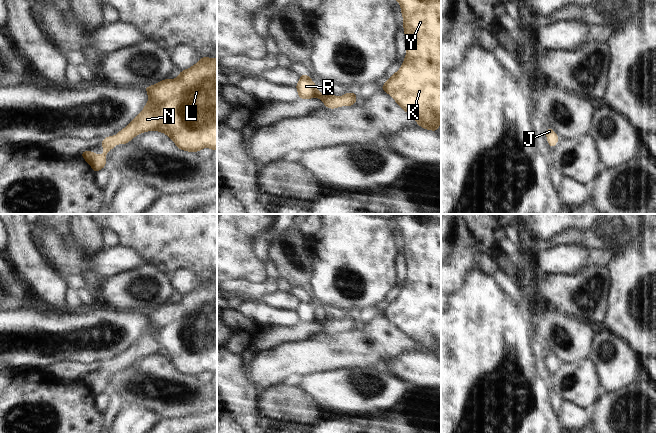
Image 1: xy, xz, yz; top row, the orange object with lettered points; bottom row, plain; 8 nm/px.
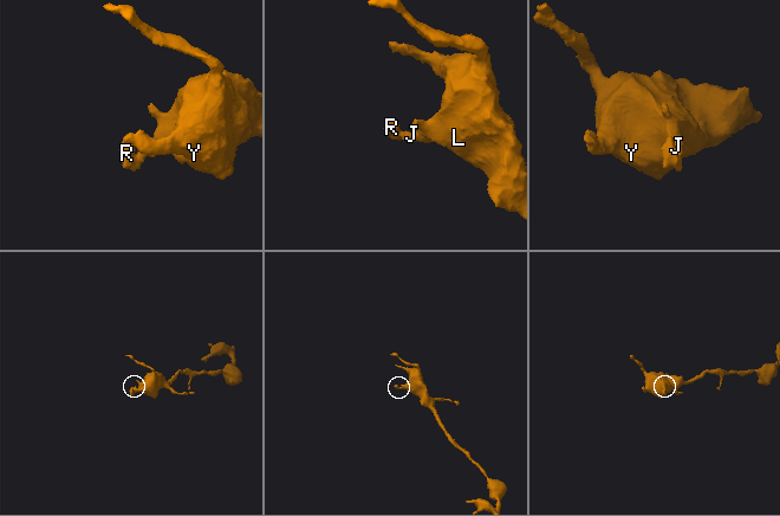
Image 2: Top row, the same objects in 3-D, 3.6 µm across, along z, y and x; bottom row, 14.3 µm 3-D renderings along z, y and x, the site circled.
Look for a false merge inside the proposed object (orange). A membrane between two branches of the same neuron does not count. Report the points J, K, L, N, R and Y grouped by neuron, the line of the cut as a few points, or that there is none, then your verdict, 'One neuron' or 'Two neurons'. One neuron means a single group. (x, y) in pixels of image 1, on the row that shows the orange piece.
Groups: J K L N R Y. No split. One neuron.

